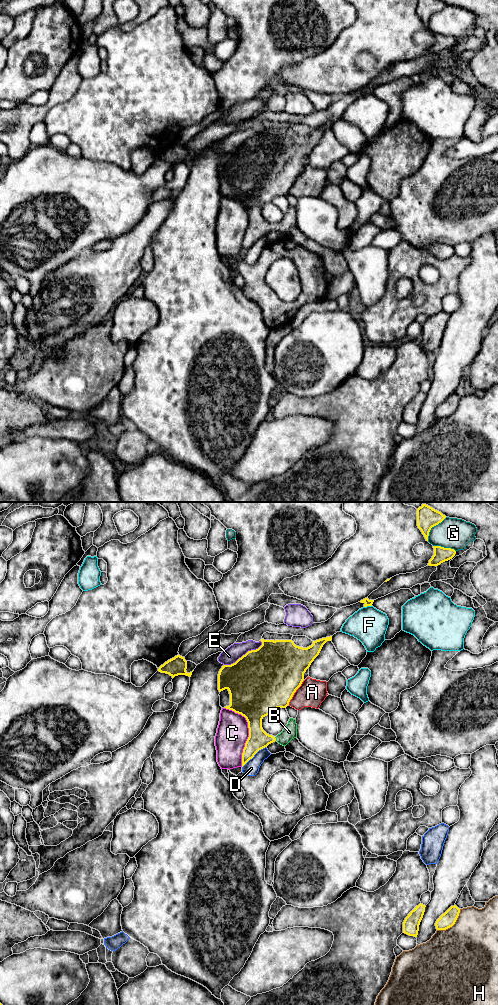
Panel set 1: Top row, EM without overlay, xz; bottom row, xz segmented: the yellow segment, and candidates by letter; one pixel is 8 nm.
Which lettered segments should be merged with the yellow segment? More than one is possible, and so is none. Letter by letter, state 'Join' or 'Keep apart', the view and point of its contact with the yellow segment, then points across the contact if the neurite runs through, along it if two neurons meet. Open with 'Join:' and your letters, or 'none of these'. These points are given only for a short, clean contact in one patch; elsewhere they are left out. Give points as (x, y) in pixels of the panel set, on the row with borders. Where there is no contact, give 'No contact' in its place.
Join: B
A: Keep apart. Touches yellow at xz (294, 692)
B: Join. Touches yellow at xz (275, 739). Path across: xz (258, 739), (275, 739), (283, 738), (289, 732)
C: Keep apart. Touches yellow at xz (249, 732)
D: Keep apart. Touches yellow at xz (253, 756)
E: Keep apart. Touches yellow at xz (243, 655)
F: Keep apart. Touches yellow at xz (367, 605)
G: Keep apart. Touches yellow at xz (432, 526)
H: Keep apart. Touches yellow at xz (452, 925)

